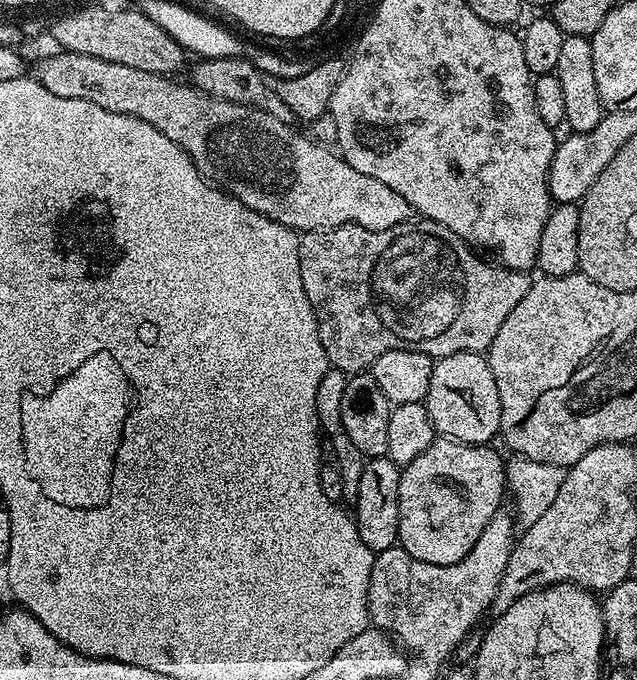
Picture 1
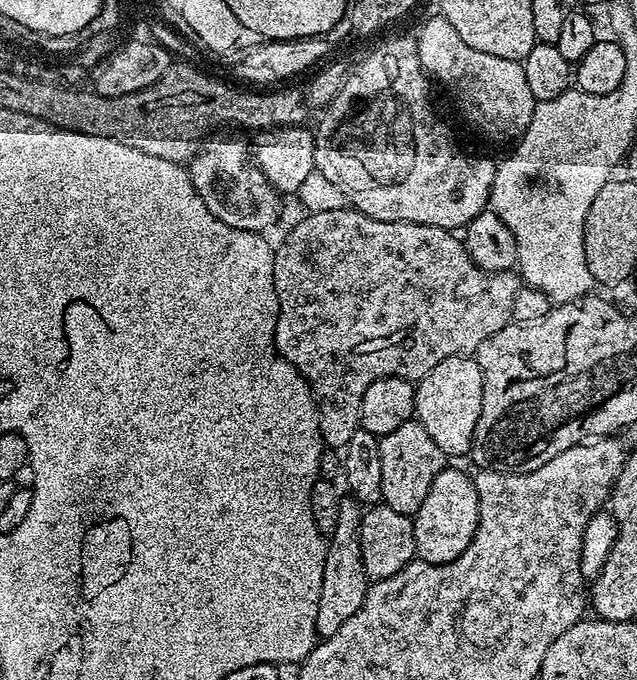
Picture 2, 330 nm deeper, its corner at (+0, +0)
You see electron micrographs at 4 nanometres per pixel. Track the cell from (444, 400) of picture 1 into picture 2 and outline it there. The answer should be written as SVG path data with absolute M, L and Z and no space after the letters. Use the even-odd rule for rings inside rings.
M472 356L446 358L416 384L415 419L419 420L426 434L434 438L445 458L467 457L471 453L474 430L482 414L483 389L482 370Z

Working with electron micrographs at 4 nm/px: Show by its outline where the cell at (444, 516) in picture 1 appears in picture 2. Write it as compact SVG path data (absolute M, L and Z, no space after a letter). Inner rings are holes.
M445 466L438 478L434 478L422 506L418 506L412 517L416 556L425 564L454 562L470 546L480 521L480 503L476 481L460 468Z

